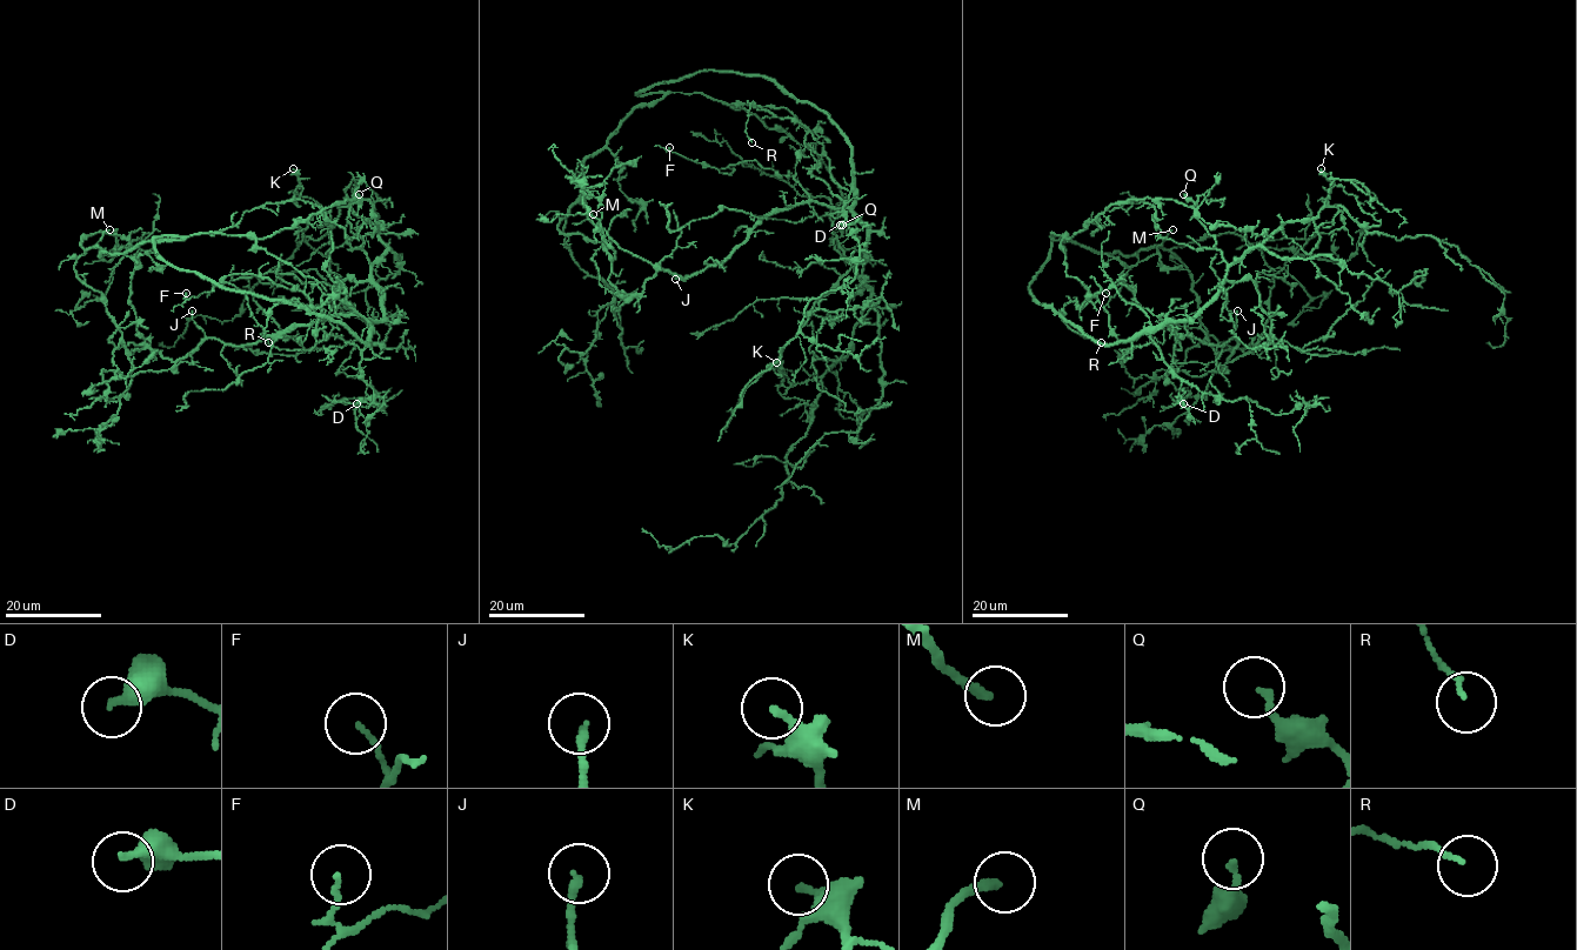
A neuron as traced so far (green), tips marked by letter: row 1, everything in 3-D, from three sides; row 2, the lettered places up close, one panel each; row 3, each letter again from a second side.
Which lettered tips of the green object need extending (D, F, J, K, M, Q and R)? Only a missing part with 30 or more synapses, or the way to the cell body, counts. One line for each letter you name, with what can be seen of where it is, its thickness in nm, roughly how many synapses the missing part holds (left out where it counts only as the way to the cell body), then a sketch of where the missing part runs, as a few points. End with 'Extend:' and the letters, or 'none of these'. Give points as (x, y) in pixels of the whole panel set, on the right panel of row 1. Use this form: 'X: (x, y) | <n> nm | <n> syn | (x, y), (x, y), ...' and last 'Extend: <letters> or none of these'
M: (1173, 229) | 200 nm | 50 syn | (1173, 229), (1187, 222), (1214, 221), (1223, 212), (1241, 212), (1247, 206), (1288, 196), (1327, 166), (1350, 178)
Extend: M

